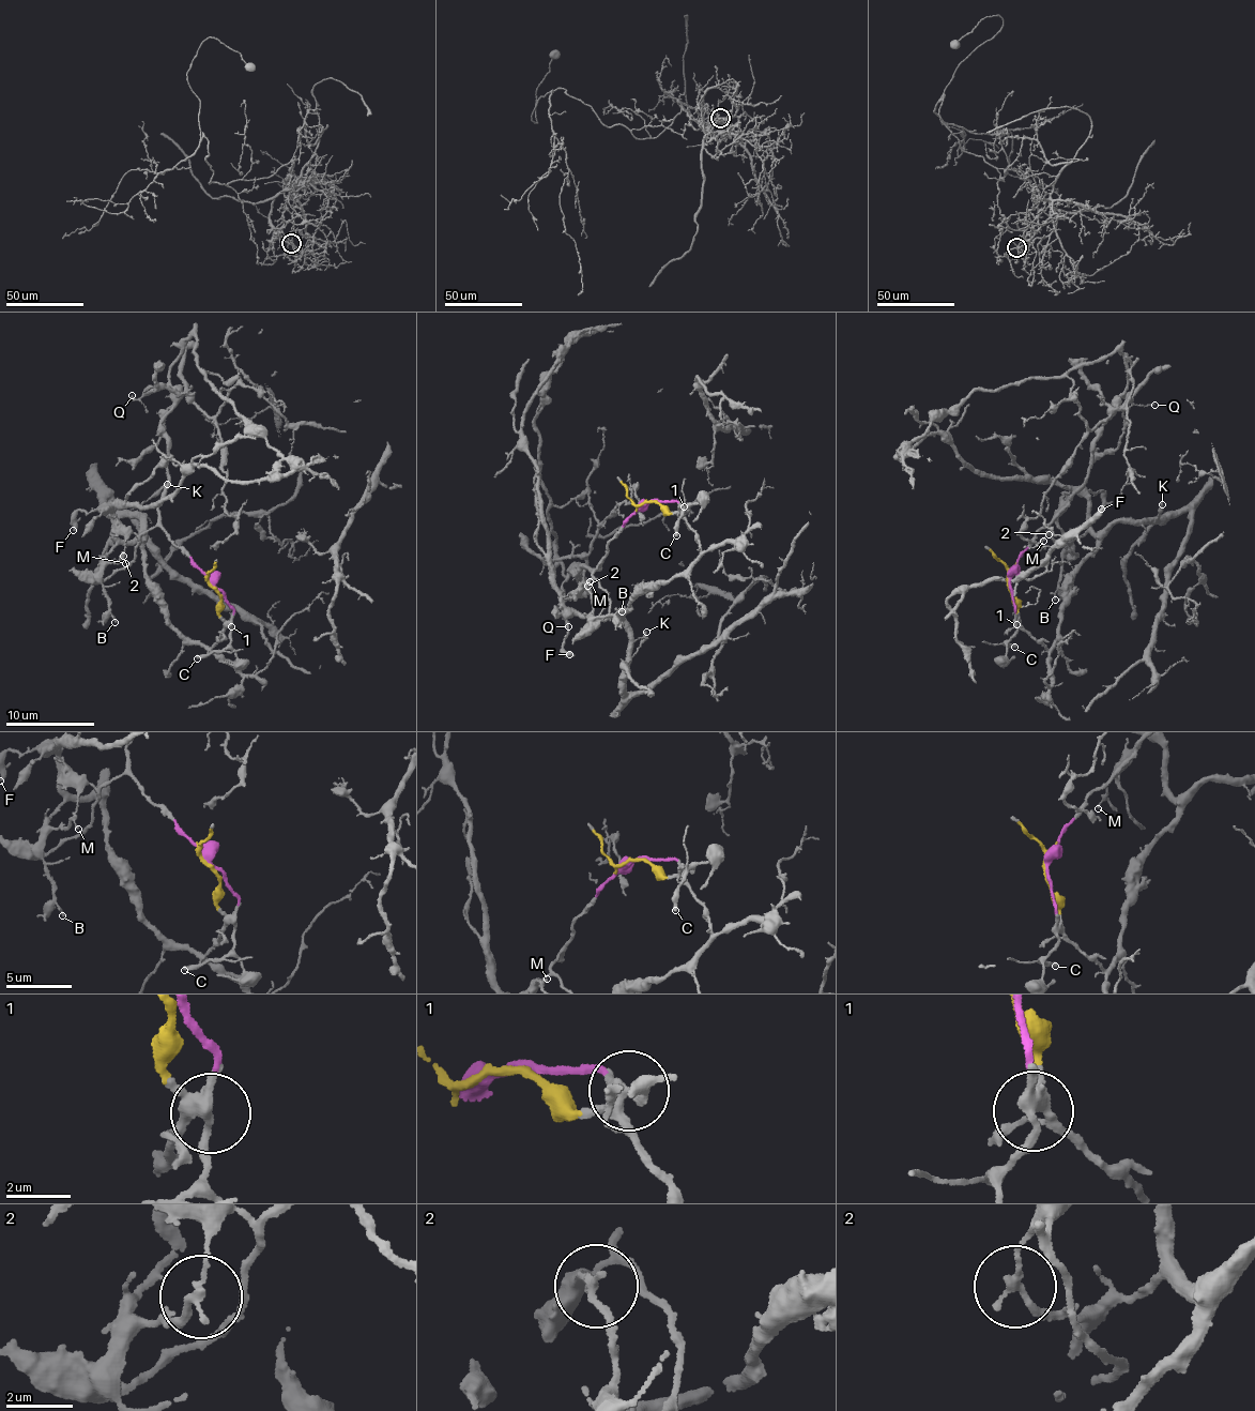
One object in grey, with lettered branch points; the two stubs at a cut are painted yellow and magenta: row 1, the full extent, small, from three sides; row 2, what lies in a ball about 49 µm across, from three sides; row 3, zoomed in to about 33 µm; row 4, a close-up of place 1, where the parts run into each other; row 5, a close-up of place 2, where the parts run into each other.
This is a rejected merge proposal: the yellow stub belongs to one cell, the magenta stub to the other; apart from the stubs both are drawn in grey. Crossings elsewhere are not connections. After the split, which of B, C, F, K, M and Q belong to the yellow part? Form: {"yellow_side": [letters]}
{"yellow_side": ["B", "F", "K"]}

